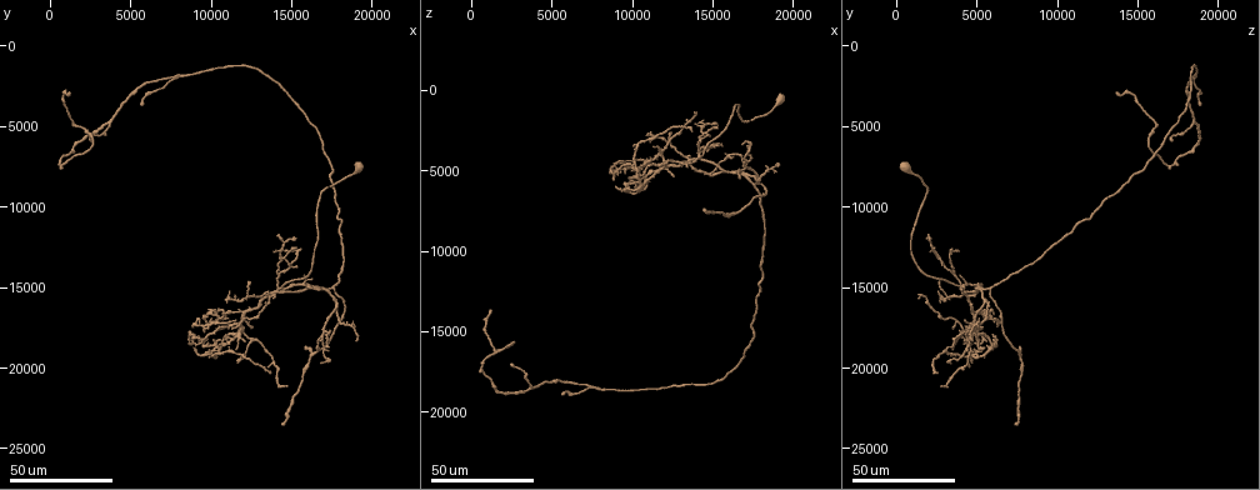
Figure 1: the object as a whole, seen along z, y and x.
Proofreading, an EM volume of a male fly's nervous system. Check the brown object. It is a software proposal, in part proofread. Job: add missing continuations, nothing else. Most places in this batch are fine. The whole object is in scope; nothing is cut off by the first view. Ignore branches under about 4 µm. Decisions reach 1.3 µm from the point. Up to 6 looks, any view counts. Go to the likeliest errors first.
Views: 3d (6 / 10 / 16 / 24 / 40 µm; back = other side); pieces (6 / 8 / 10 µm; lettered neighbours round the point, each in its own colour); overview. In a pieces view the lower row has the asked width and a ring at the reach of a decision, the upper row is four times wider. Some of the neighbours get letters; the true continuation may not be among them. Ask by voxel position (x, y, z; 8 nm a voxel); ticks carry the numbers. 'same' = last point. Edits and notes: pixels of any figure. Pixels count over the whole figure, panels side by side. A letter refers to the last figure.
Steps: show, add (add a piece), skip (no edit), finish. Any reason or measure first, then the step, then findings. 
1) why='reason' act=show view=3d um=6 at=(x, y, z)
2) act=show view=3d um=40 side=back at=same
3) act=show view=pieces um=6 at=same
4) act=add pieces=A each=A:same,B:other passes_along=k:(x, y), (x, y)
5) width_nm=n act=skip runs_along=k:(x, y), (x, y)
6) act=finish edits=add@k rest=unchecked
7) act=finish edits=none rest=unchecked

why='branch stops here' act=show view=3d um=24 at=(16600, 18800, 5400)

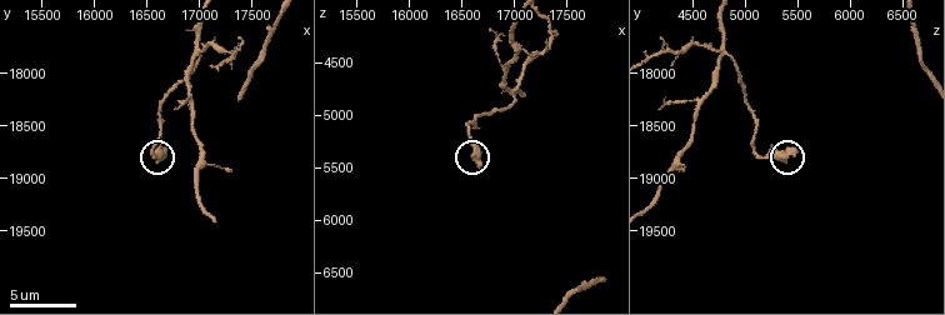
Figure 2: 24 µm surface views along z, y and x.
act=show view=3d um=10 at=(16640, 18740, 5460)

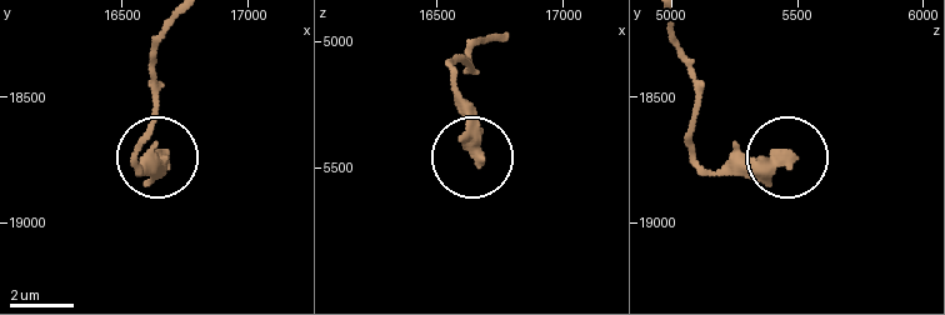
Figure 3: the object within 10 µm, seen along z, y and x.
act=show view=pieces um=6 at=(16670, 18730, 5460)

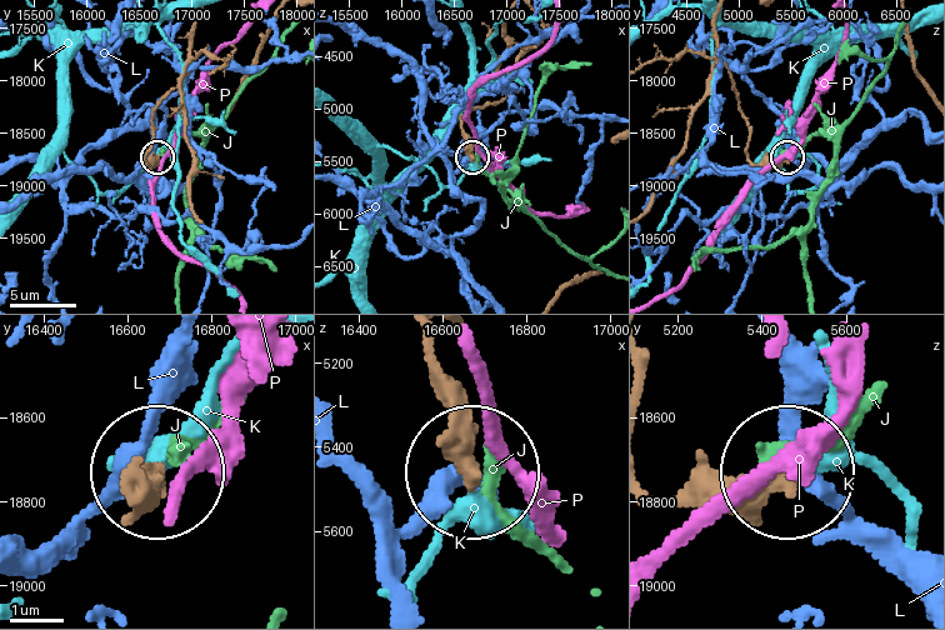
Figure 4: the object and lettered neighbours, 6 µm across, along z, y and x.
act=skip each=J:other,K:other,L:other,P:other runs_along=4:(428, 340), (464, 470) found='none of them fits'

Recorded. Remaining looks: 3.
why='end of a long branch' act=show view=3d um=24 at=(1200, 3000, 13600)

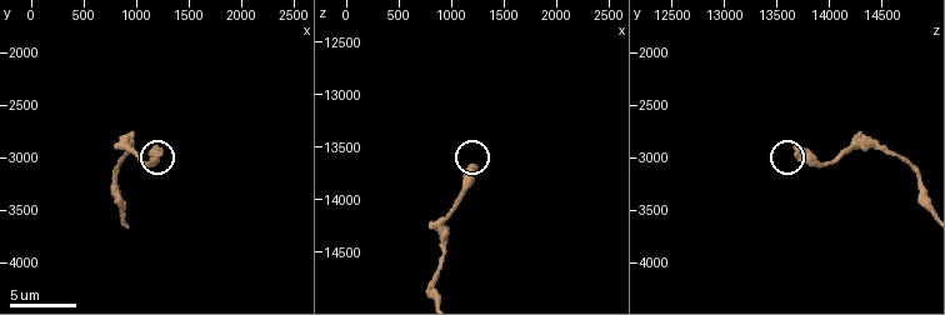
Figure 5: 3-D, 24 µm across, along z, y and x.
act=show view=pieces um=8 at=(1200, 2920, 13680)

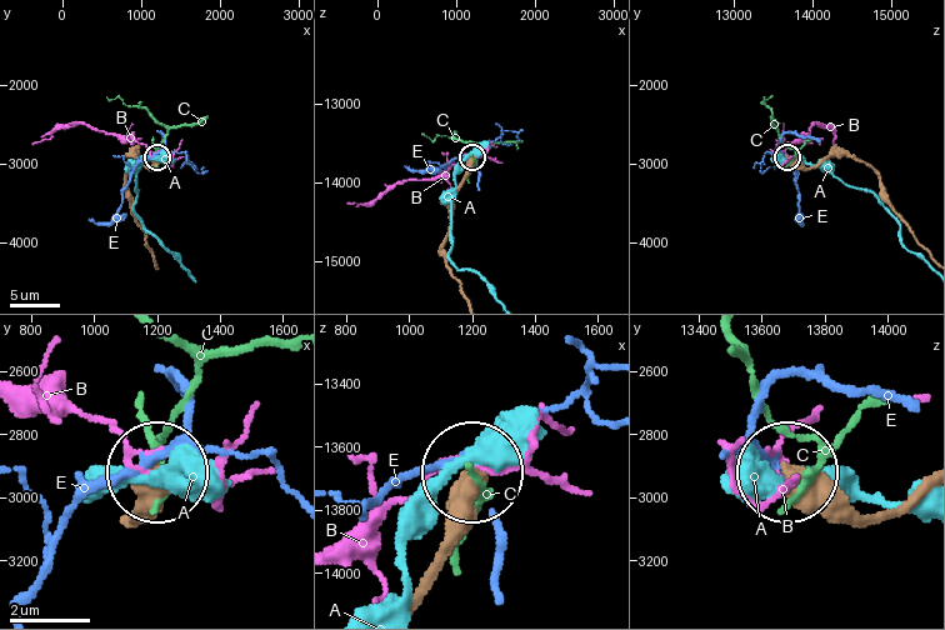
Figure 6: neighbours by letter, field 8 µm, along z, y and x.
act=skip each=A:other,B:other,C:other,E:other found='no lettered piece goes on from it'

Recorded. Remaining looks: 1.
act=finish edits=none rest=unchecked

